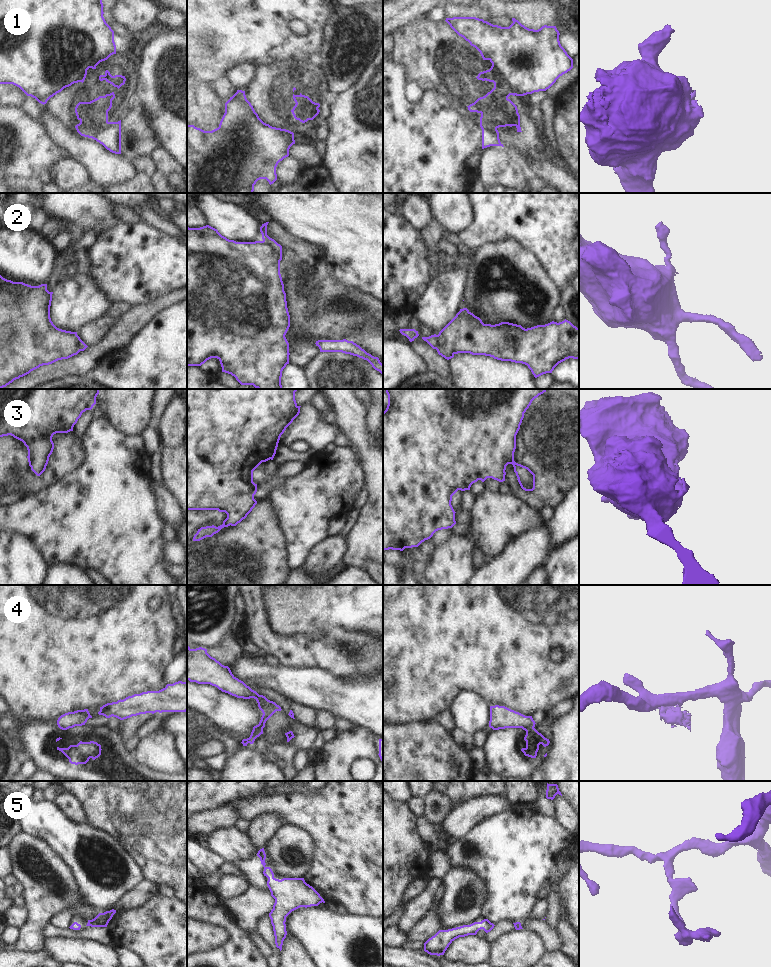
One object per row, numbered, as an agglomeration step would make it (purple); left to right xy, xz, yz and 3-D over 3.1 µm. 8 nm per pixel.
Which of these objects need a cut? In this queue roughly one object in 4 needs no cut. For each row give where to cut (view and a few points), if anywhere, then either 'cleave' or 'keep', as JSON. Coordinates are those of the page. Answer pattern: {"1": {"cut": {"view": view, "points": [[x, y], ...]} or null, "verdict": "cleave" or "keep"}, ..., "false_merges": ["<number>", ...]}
{"1": {"cut": {"view": "yz", "points": [[483, 96], [495, 105], [501, 105], [508, 99]]}, "verdict": "cleave"}, "2": {"cut": {"view": "xz", "points": [[263, 240], [280, 260]]}, "verdict": "cleave"}, "3": {"cut": null, "verdict": "keep"}, "4": {"cut": {"view": "xz", "points": [[262, 718], [262, 732]]}, "verdict": "cleave"}, "5": {"cut": null, "verdict": "keep"}, "false_merges": ["1", "2", "4"]}

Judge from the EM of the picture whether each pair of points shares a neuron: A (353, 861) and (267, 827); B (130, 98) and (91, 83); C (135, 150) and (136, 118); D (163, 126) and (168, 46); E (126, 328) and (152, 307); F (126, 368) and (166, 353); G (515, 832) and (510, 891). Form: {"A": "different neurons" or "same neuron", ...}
{"A": "different neurons", "B": "different neurons", "C": "same neuron", "D": "same neuron", "E": "same neuron", "F": "same neuron", "G": "same neuron"}

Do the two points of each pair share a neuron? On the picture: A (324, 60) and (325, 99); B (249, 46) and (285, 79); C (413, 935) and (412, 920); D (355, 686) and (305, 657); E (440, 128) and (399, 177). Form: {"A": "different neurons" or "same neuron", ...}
{"A": "same neuron", "B": "different neurons", "C": "different neurons", "D": "different neurons", "E": "same neuron"}

